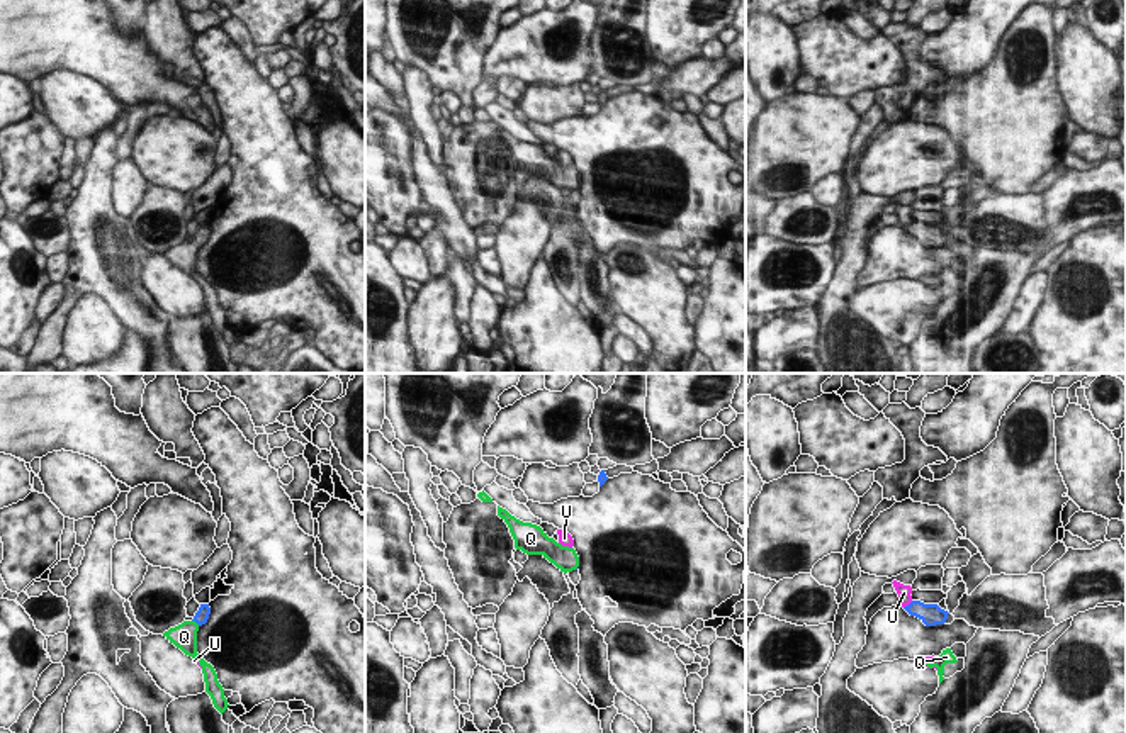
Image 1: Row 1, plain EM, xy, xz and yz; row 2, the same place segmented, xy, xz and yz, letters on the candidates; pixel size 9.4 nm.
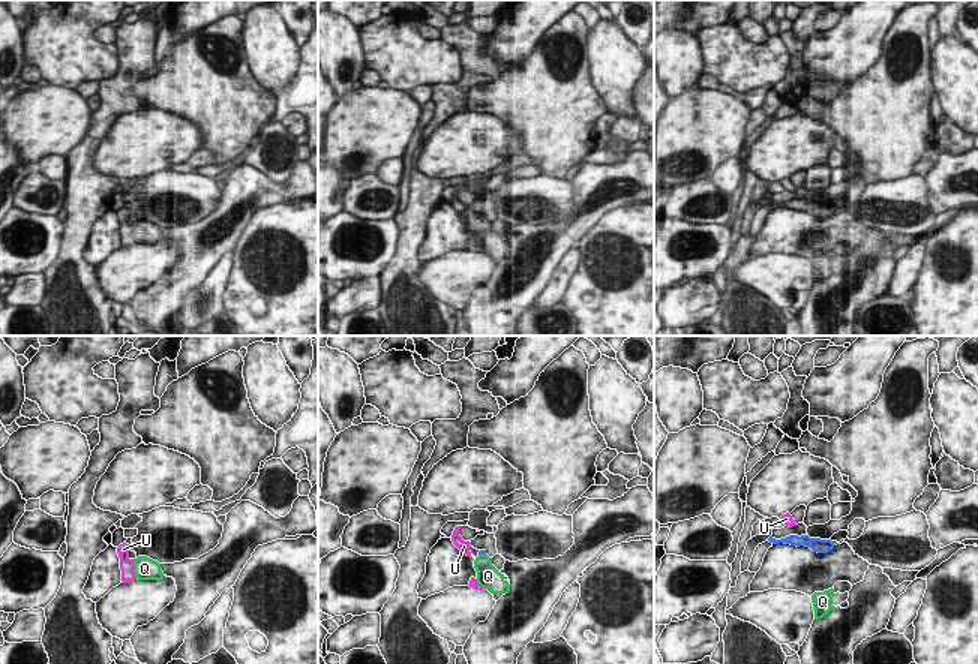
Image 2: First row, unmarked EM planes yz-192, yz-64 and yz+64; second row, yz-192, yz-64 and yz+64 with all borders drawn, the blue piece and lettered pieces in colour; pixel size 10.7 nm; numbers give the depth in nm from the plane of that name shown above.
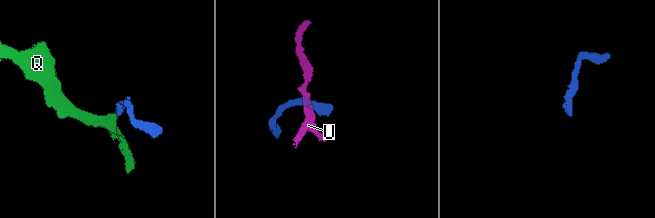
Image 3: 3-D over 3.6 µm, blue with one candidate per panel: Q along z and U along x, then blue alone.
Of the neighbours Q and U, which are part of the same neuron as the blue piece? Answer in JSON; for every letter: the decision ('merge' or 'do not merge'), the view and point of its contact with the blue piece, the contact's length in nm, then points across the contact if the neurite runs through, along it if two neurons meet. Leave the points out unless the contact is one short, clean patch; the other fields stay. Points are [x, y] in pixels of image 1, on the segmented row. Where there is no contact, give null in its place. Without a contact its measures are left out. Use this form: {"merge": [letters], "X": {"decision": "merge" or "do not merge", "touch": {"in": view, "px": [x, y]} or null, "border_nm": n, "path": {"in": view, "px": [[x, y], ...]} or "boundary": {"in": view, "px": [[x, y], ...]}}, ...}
{"merge": ["Q"], "Q": {"decision": "merge", "touch": {"in": "xy", "px": [196, 621]}, "border_nm": 100, "path": {"in": "xy", "px": [[201, 616], [196, 621], [184, 637]]}}, "U": {"decision": "do not merge", "touch": {"in": "yz", "px": [909, 604]}, "border_nm": 120, "boundary": {"in": "yz", "px": [[912, 601], [904, 608]]}}}

